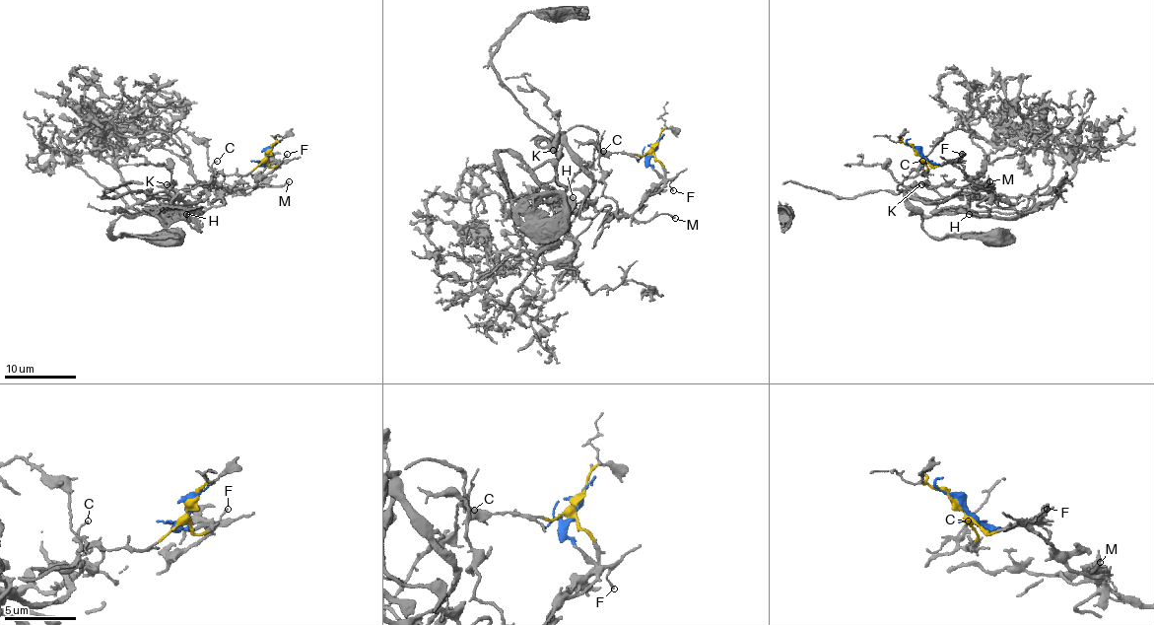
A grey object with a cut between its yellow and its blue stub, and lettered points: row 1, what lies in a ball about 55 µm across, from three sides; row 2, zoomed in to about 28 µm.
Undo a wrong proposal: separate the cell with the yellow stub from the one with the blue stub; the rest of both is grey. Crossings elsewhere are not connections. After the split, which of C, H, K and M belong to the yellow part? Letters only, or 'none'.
C, K

